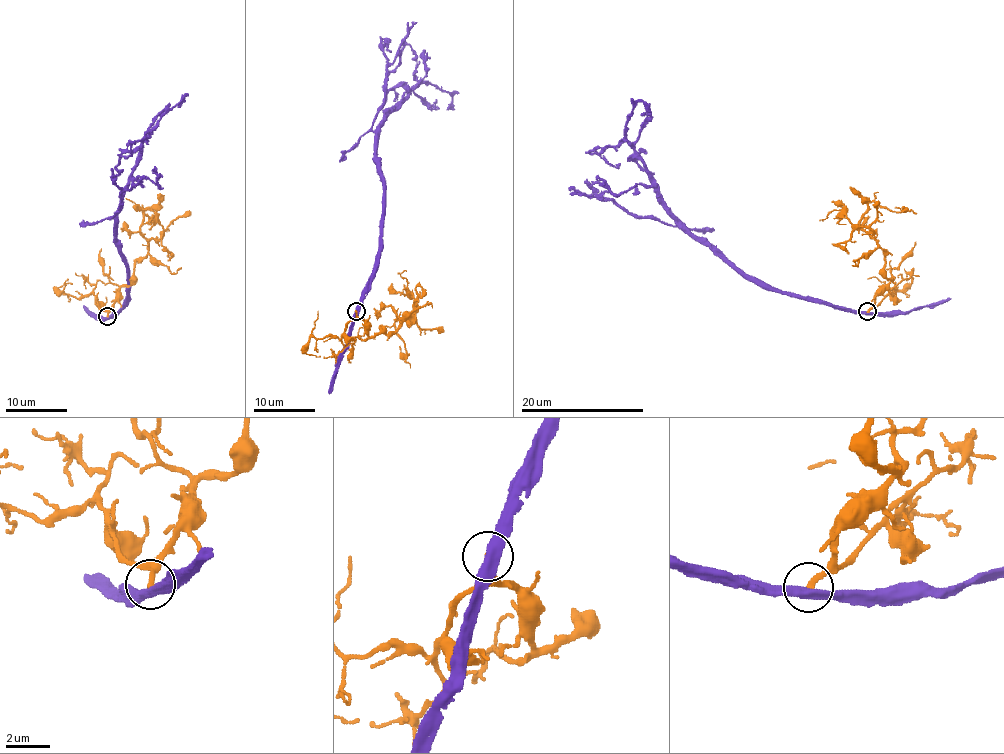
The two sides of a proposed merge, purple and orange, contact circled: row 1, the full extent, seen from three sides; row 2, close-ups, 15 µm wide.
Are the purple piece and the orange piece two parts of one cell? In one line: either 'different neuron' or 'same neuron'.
different neuron

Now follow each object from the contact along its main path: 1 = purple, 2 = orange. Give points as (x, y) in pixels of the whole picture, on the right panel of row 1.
1: (868, 312), (845, 311), (744, 278), (666, 205), (644, 160), (625, 141), (589, 151), (616, 165)
2: (868, 312), (890, 280), (885, 252), (860, 226), (868, 204), (875, 201), (892, 211), (916, 214)

